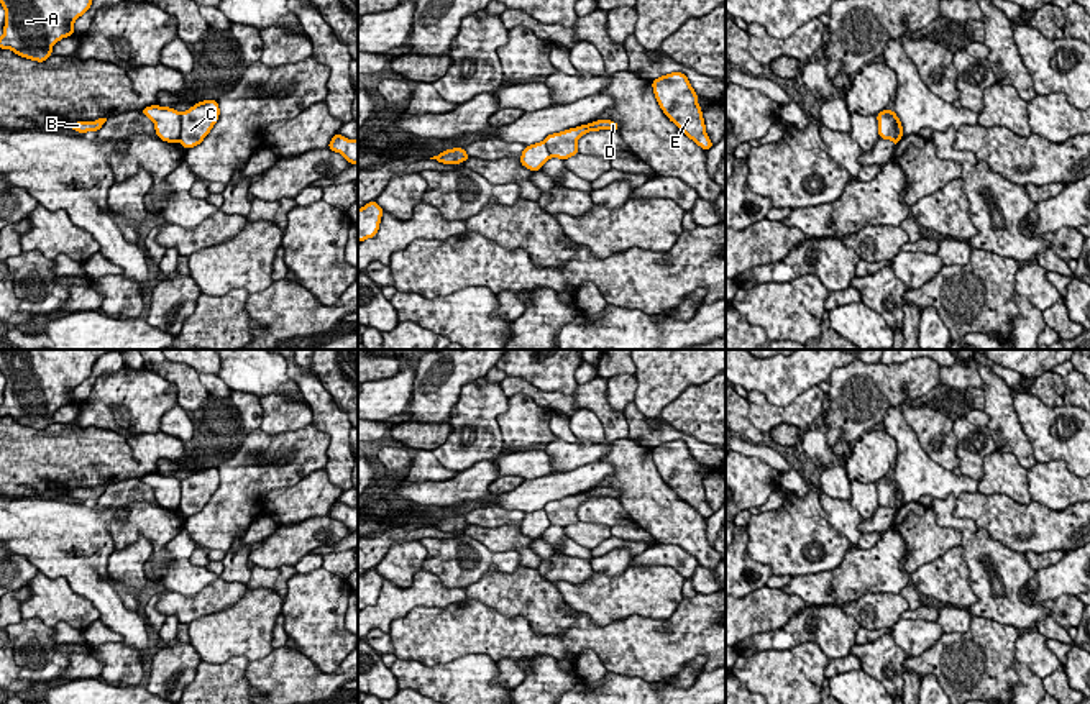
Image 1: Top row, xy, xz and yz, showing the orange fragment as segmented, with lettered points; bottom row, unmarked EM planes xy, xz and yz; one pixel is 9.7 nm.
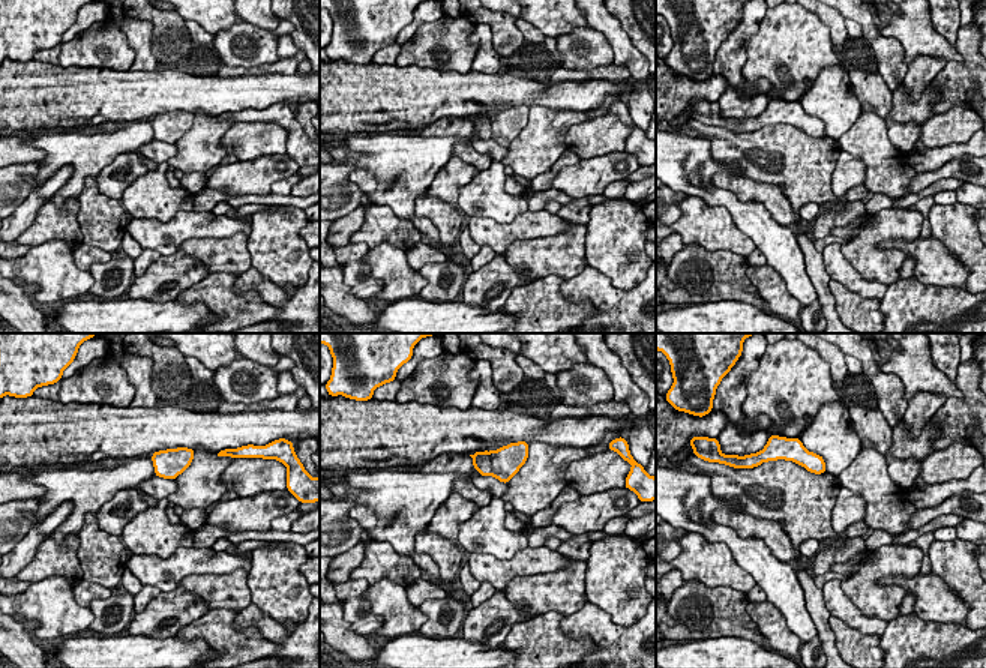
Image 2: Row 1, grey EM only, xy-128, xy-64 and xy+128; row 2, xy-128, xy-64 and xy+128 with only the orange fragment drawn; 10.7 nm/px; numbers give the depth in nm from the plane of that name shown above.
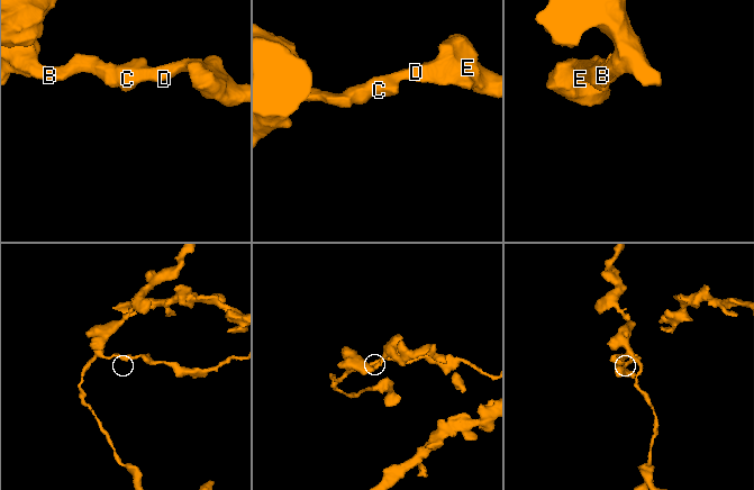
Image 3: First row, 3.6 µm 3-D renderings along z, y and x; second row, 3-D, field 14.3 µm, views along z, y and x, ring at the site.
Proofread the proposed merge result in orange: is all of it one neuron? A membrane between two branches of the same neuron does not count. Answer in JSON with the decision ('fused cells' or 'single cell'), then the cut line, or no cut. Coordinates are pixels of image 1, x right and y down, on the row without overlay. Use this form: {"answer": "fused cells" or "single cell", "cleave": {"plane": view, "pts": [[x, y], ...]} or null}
{"answer": "fused cells", "cleave": {"plane": "xy", "pts": [[181, 481], [178, 507]]}}

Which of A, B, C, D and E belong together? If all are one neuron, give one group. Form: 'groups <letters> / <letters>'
groups A B / C D E

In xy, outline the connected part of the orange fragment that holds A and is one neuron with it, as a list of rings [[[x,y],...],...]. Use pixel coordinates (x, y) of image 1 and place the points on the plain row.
[[[0,350],[5,394],[0,417],[44,430],[53,414],[74,402],[74,391],[95,361],[117,350]]]

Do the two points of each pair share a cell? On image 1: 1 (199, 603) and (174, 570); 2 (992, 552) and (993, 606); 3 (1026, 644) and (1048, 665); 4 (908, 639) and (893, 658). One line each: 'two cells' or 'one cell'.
1: two cells
2: one cell
3: one cell
4: two cells

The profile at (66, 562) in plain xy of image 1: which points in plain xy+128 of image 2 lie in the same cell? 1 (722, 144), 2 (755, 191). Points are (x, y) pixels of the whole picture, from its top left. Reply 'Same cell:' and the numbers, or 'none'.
Same cell: none

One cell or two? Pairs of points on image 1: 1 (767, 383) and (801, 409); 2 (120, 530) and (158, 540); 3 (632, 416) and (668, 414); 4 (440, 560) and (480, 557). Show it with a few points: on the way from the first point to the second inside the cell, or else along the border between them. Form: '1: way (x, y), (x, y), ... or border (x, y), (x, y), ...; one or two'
1: border (818, 384), (783, 406), (773, 406), (752, 391); two
2: way (130, 530), (148, 530); one
3: border (662, 419), (695, 438); two
4: way (450, 558), (470, 557); one

